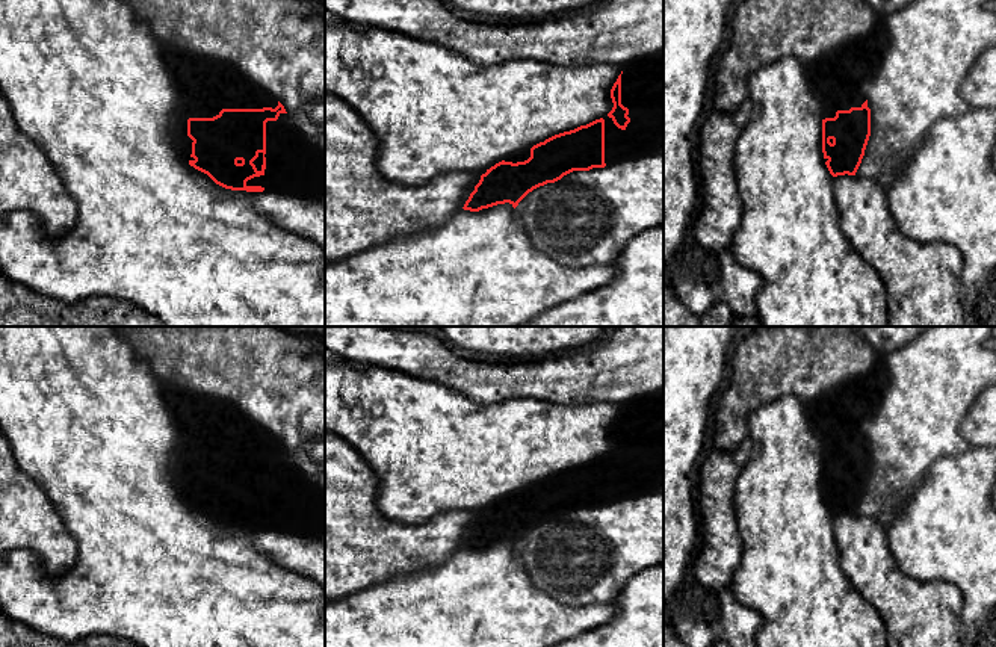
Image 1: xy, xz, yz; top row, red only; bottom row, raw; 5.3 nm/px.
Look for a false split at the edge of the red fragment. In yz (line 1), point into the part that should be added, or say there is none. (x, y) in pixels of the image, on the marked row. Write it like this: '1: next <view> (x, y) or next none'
1: next none

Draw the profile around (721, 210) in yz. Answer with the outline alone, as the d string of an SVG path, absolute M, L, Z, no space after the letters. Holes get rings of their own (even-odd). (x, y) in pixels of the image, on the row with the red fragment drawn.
M713 110L700 130L698 156L703 180L700 215L686 230L683 246L668 268L671 290L695 314L703 314L719 301L725 301L735 316L757 314L756 299L763 287L763 278L744 268L732 251L732 240L742 218L735 171L735 151L741 133L742 127L736 124L733 113L721 110Z

